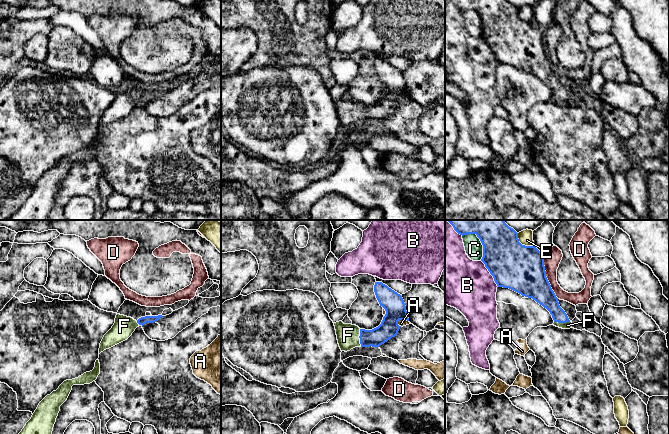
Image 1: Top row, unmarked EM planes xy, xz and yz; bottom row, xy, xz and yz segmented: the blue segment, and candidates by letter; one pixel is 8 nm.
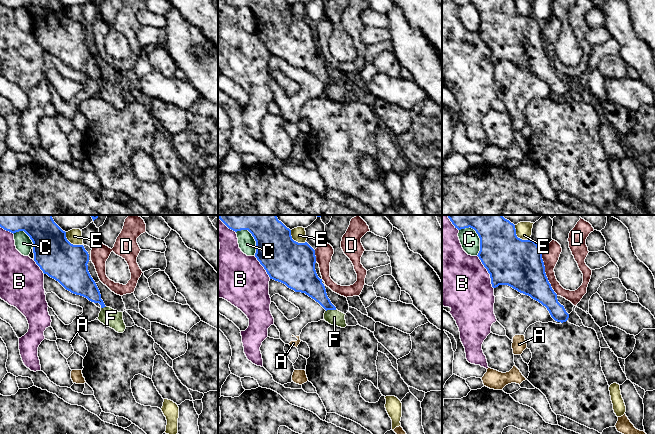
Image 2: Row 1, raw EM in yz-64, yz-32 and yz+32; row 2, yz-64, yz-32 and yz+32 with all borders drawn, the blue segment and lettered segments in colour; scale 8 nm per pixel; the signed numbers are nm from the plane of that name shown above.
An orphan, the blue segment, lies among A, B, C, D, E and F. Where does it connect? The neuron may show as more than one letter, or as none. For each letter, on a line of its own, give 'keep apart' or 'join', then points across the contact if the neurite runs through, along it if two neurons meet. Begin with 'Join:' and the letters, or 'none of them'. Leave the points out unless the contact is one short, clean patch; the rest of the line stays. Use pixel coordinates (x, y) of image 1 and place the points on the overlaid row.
Join: F
A: keep apart
B: keep apart
C: keep apart
D: keep apart; border along yz (542, 255), (545, 276), (558, 298)
E: keep apart
F: join; runs through xz (388, 328), (376, 337), (359, 337), (348, 335)

